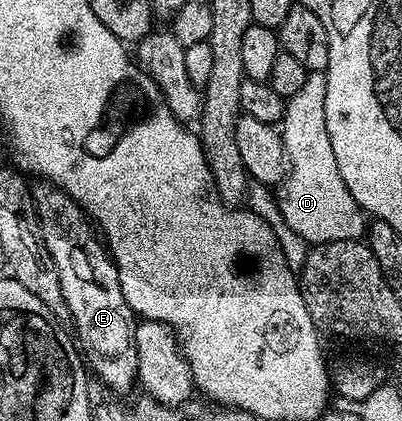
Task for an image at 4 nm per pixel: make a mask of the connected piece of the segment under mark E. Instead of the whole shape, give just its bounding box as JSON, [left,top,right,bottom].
[31,180,139,394]

